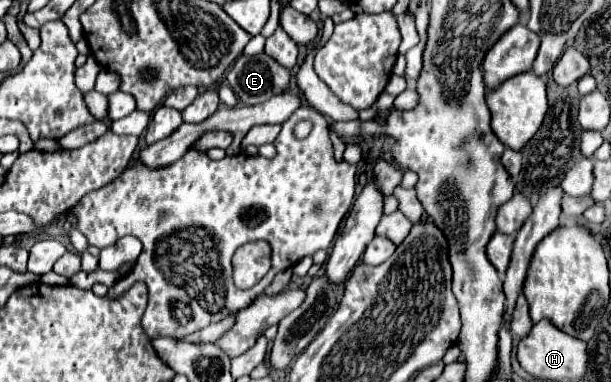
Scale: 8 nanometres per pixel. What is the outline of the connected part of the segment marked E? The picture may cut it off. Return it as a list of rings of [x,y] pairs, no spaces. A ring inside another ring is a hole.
[[[266,52],[256,56],[242,54],[226,76],[230,88],[244,104],[260,104],[282,94],[290,82],[290,70]]]

